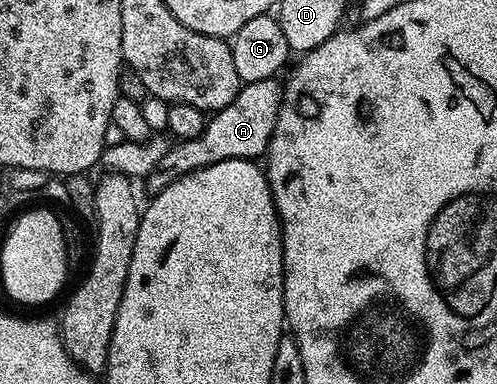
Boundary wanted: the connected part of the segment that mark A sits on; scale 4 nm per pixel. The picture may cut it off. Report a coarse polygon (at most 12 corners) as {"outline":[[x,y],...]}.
{"outline":[[276,77],[242,85],[201,136],[145,178],[165,190],[217,162],[258,161],[281,100]]}

